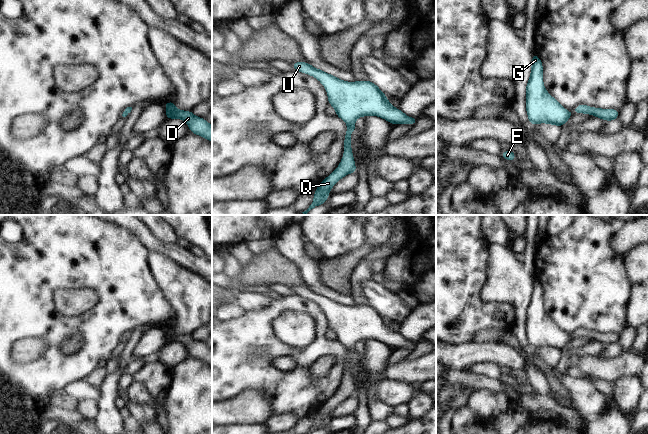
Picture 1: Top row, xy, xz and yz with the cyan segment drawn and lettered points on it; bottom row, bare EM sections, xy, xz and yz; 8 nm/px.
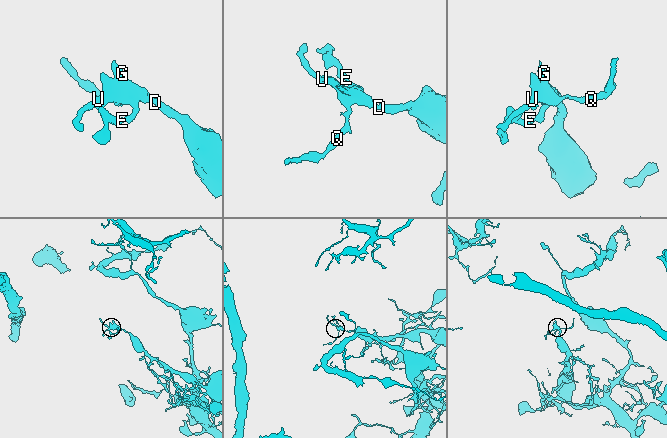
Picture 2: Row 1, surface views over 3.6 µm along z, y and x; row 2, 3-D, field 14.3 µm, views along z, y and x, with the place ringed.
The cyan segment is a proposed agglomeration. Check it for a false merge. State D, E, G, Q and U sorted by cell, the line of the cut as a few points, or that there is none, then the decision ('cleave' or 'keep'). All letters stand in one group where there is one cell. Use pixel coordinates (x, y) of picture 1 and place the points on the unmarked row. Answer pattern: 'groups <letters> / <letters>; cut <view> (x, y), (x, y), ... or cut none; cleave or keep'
groups D E G Q U; cut none; keep

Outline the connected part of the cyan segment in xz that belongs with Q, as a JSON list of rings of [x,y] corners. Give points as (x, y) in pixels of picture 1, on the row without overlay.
[[[307,286],[291,287],[295,295],[317,302],[328,317],[328,328],[336,335],[336,340],[347,347],[344,362],[344,379],[337,393],[315,413],[314,424],[307,434],[326,427],[329,416],[335,407],[348,397],[357,397],[351,374],[351,357],[356,353],[354,345],[361,340],[379,340],[394,350],[397,348],[415,349],[418,341],[410,342],[400,333],[394,332],[376,308],[366,305],[345,306],[331,298],[314,292]]]

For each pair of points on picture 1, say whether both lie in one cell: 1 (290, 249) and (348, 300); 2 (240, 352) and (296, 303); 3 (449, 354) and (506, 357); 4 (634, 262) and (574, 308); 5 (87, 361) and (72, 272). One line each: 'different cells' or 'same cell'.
1: same cell
2: same cell
3: same cell
4: different cells
5: same cell

